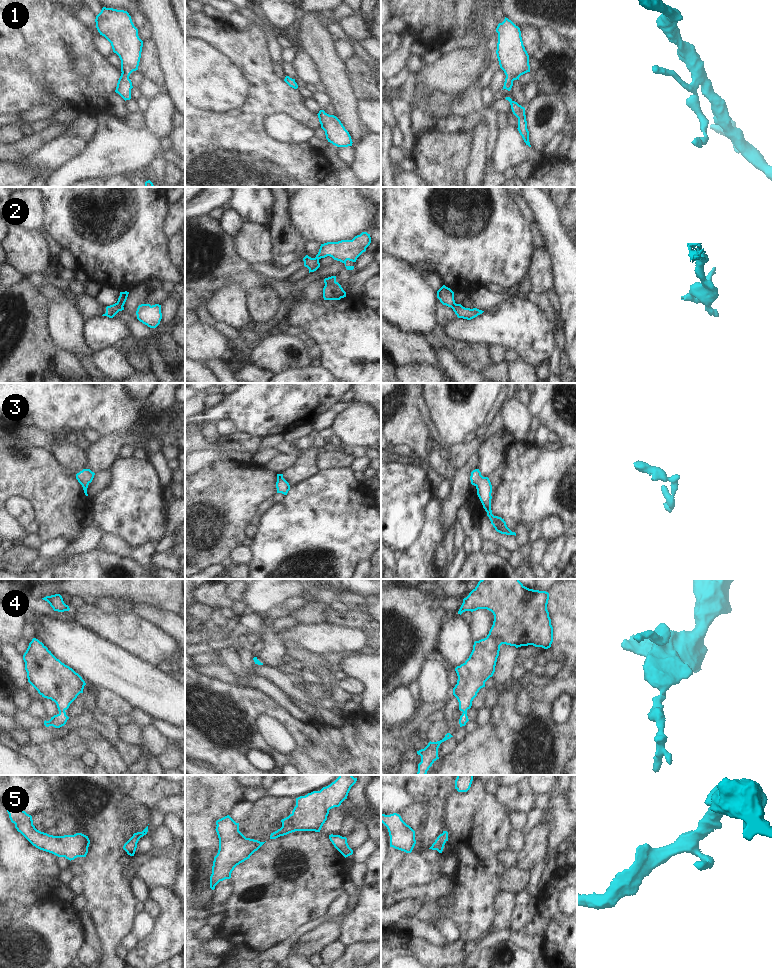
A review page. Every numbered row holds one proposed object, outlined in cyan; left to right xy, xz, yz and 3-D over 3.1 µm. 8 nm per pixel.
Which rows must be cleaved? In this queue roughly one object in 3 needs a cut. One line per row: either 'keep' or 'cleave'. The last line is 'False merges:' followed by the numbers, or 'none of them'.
1: keep
2: cleave
3: keep
4: keep
5: keep
False merges: 2

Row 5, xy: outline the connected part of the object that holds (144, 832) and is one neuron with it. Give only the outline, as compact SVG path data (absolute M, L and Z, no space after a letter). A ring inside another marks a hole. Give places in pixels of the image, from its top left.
M148 826L142 832L134 833L133 836L124 844L123 849L128 855L134 856L139 839L146 835L147 832Z

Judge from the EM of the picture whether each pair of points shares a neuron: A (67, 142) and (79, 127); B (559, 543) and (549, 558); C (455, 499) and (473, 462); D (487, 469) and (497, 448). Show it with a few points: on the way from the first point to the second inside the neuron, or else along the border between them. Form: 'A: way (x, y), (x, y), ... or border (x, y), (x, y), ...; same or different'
A: border (64, 134), (79, 136), (86, 142); different
B: way (557, 547), (553, 554); same
C: way (459, 490), (461, 478), (466, 471); same
D: way (488, 464), (492, 453); same

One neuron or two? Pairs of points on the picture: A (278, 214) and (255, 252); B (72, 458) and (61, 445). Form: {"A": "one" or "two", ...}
{"A": "two", "B": "one"}

